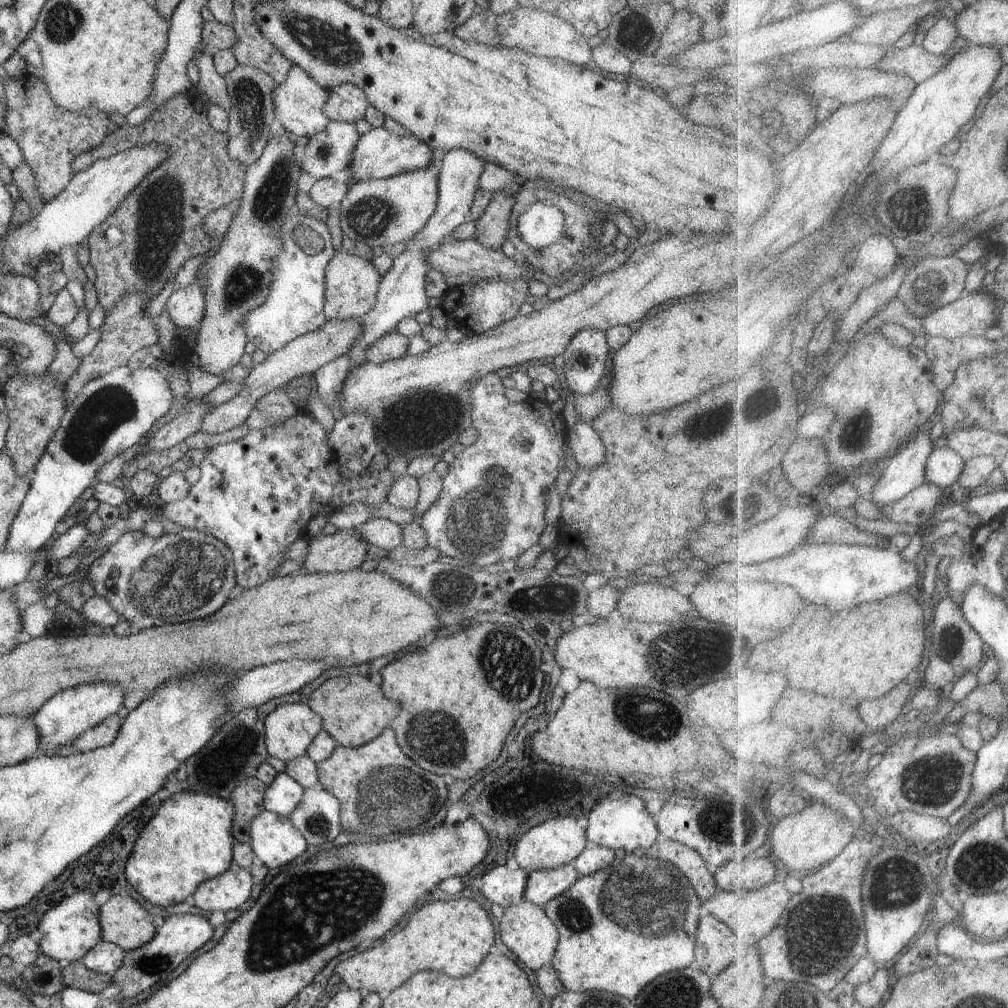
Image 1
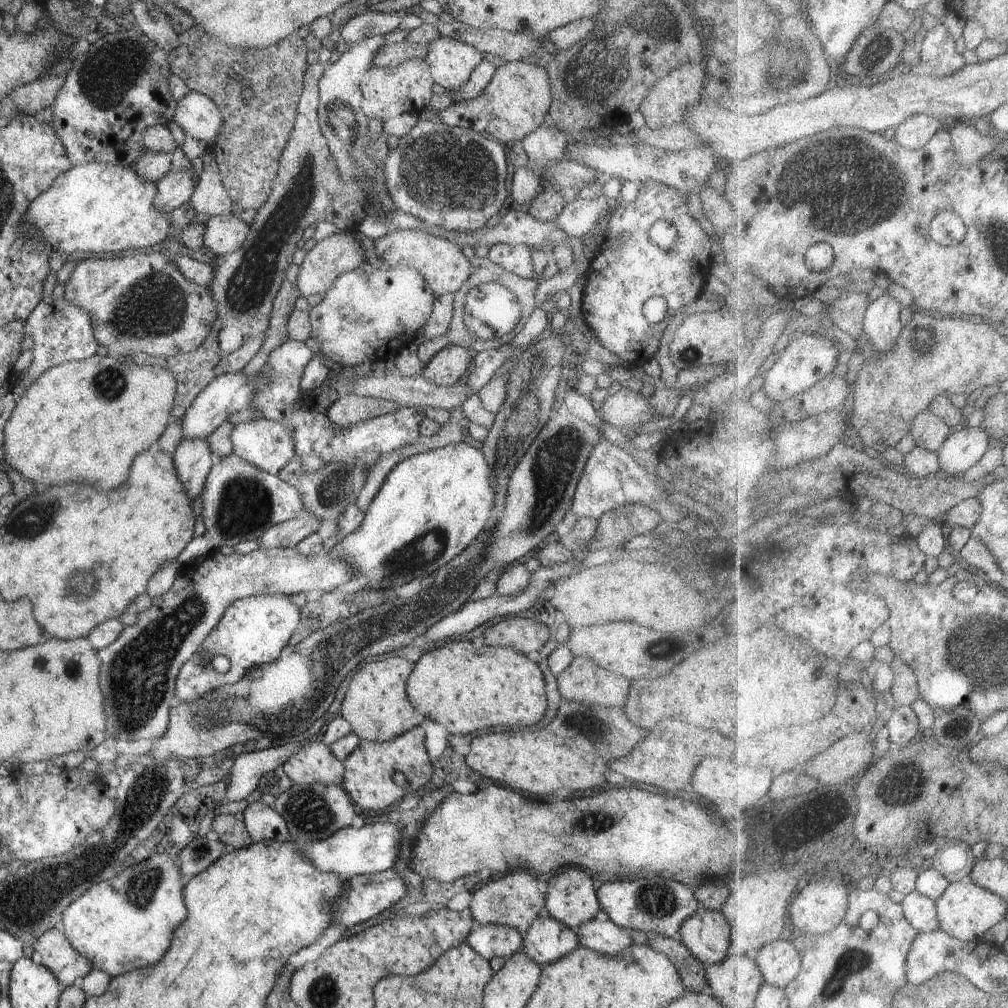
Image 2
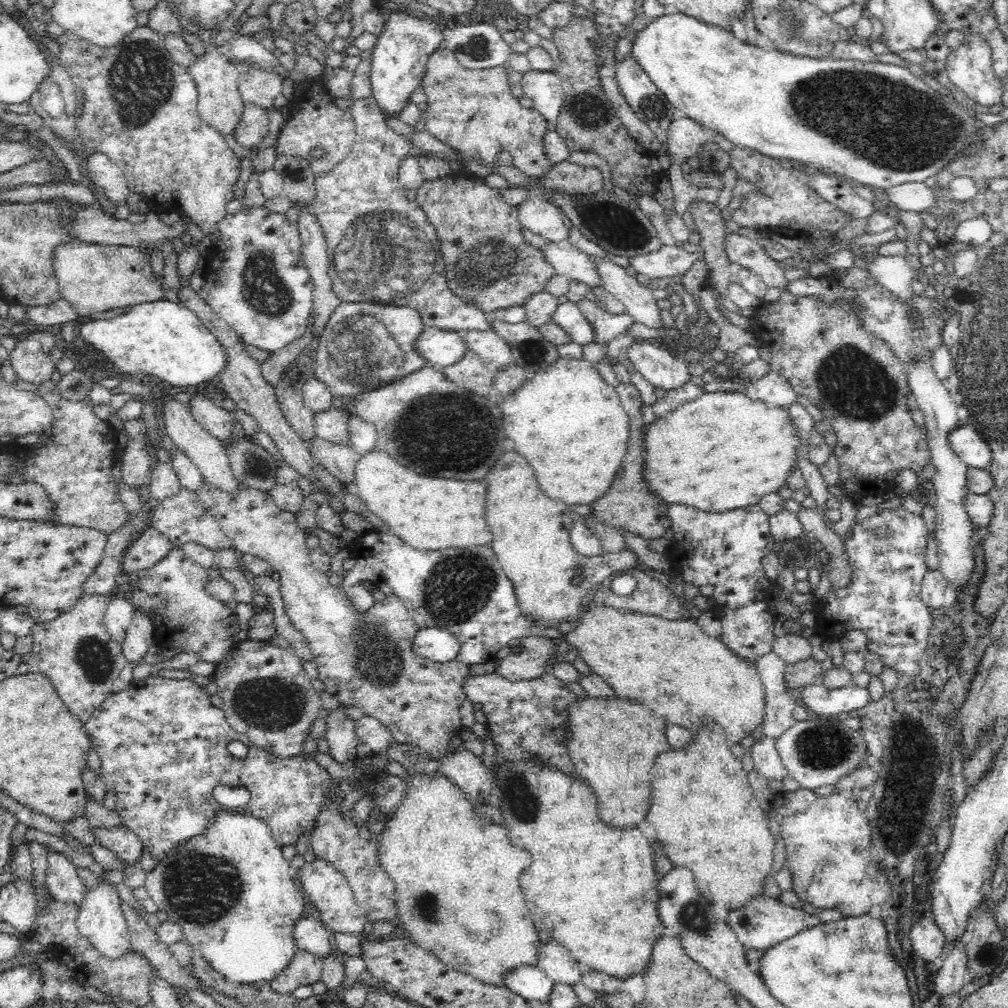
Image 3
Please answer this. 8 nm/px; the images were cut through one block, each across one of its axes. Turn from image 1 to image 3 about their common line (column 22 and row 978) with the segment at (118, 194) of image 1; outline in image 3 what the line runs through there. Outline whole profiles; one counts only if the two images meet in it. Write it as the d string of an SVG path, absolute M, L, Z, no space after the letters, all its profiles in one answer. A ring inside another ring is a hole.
M221 809L216 814L216 820L210 823L208 830L203 836L183 842L177 849L174 849L166 858L158 861L156 868L152 869L145 878L144 888L147 890L150 898L153 900L159 911L164 911L169 920L178 924L183 929L184 940L192 946L193 950L199 954L208 964L219 972L226 980L237 984L249 985L253 983L272 982L282 971L291 963L295 957L297 946L294 940L294 926L298 924L300 918L305 915L304 898L296 881L290 874L290 862L282 856L282 848L274 842L270 828L260 818L250 815L235 814L233 812Z

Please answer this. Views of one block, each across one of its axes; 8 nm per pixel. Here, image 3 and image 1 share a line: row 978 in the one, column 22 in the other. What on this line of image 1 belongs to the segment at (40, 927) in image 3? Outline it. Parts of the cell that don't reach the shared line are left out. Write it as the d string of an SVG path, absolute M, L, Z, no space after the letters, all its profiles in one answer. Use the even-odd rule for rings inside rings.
M25 72L17 80L5 80L4 87L7 96L4 134L12 137L20 146L46 204L54 200L73 179L71 164L74 158L102 144L110 119L105 112L92 107L82 109L78 114L64 112L51 100L41 78L34 79Z

